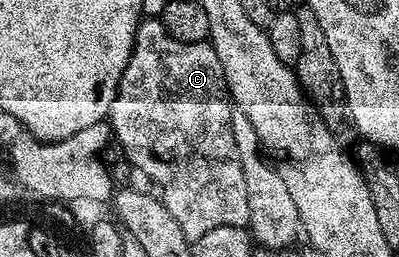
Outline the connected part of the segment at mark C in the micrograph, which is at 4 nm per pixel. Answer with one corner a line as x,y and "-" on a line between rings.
144,18
135,34
135,44
119,82
109,122
114,138
123,146
126,162
140,167
150,182
160,182
165,189
162,201
169,213
173,213
177,225
181,225
181,233
185,233
188,241
205,237
205,233
221,229
221,225
247,227
249,224
249,197
245,193
239,151
233,141
232,110
221,61
210,42
179,41
165,29
162,18

